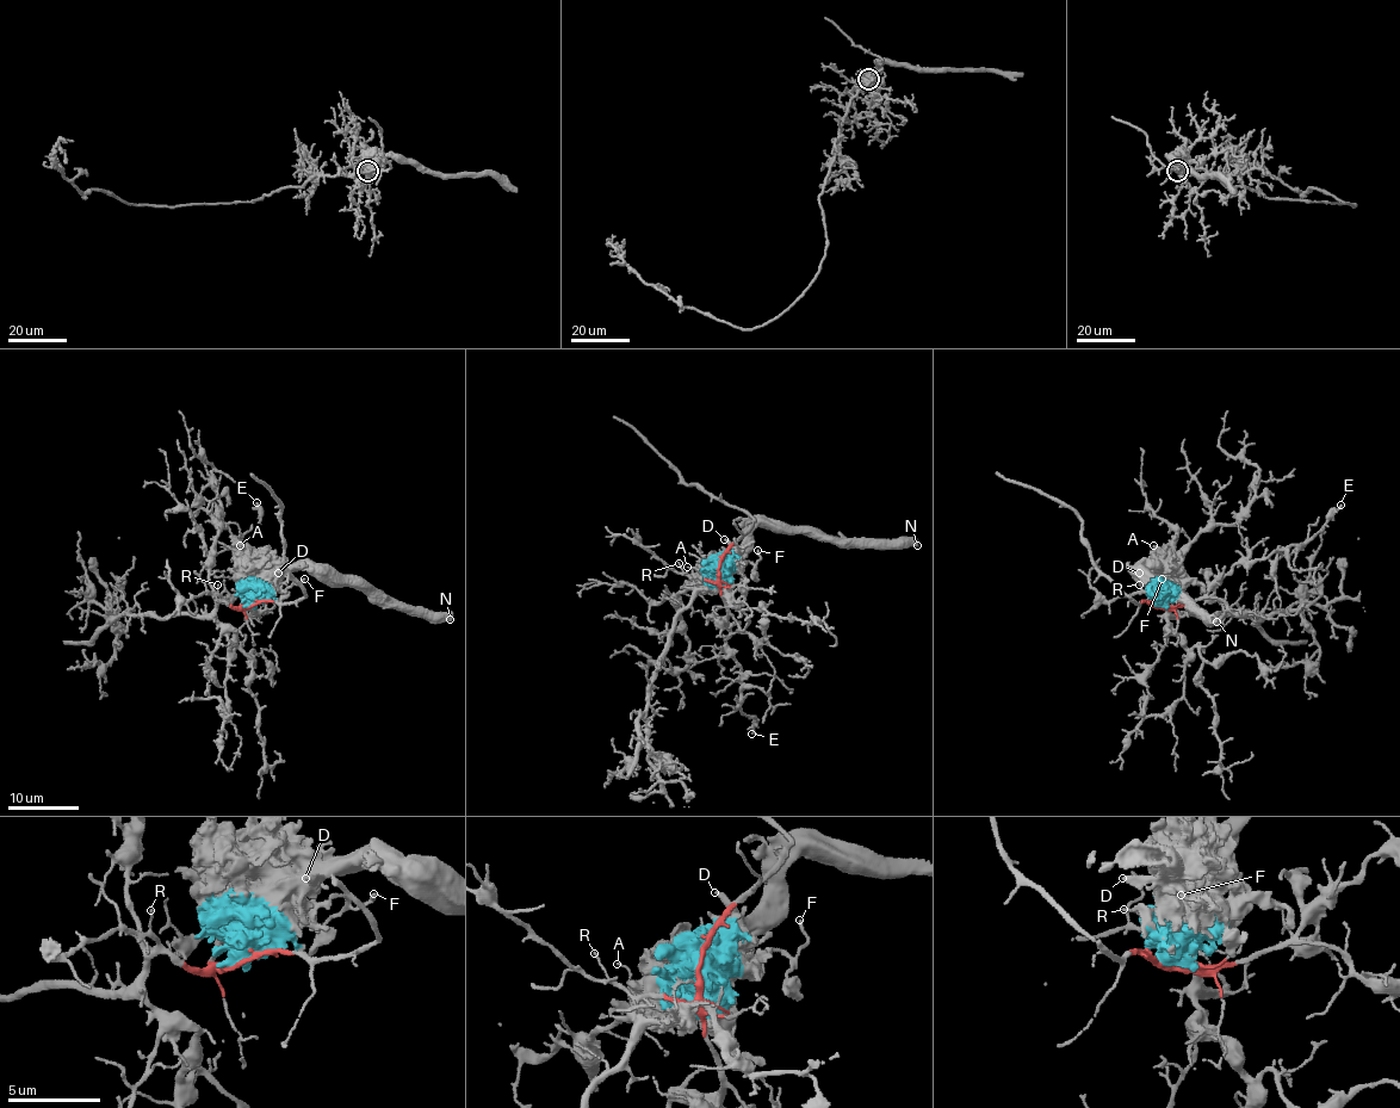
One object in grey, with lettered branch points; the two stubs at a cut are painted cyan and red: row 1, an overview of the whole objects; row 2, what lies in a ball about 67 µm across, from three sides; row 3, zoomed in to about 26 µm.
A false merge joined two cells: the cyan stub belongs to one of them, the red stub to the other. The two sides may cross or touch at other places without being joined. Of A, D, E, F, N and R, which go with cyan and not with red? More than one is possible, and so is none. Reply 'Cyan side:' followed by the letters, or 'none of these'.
Cyan side: A, D, F, N

